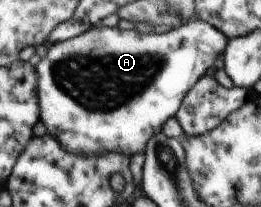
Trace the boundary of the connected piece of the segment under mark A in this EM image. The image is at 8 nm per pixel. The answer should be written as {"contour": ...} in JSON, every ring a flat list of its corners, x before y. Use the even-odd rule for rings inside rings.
{"contour":[[194,18,185,25,173,29,157,30,150,34,141,34,136,30,121,30,119,27,109,28,94,27,89,28,87,32,75,36,73,39,68,39,59,43,54,43,48,46,47,54,37,66,35,72,37,73,37,96,39,97,39,104,41,108,41,122,44,124,49,136,57,138,57,142,61,144,61,148,65,148,67,152,75,152,75,154,85,154,85,156,93,156,99,152,121,152,125,156,132,157,137,153,143,153,148,145,148,141,162,131,164,125,173,117,176,116,177,110,180,110,183,98,189,93,189,90,197,84,197,80,207,74,209,68,215,66,217,58,224,55,227,47,228,39,217,31,217,28,211,26,207,22]]}

